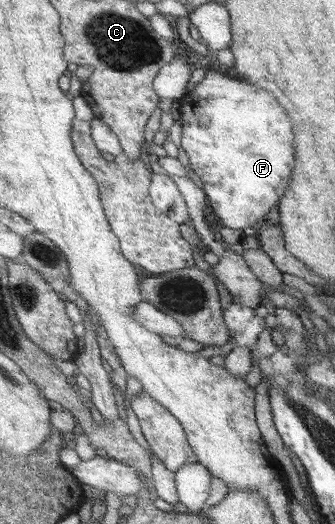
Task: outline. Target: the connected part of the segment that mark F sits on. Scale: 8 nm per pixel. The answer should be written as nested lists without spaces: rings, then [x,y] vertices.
[[[213,67],[205,73],[205,77],[198,82],[194,88],[192,88],[187,95],[180,100],[179,112],[182,126],[182,140],[181,146],[185,150],[187,156],[190,160],[190,166],[192,170],[199,176],[201,182],[204,186],[204,191],[208,197],[208,202],[213,208],[213,212],[217,218],[217,221],[221,223],[222,226],[227,226],[227,228],[233,228],[233,230],[241,230],[243,228],[254,227],[258,228],[267,218],[269,210],[273,206],[280,206],[281,197],[285,196],[288,192],[289,187],[292,184],[293,171],[297,168],[297,150],[295,150],[295,130],[293,126],[293,120],[289,120],[287,116],[288,112],[285,112],[285,108],[277,102],[277,98],[267,92],[267,90],[261,90],[253,84],[247,84],[247,82],[239,82],[239,80],[233,80],[231,78],[233,73],[220,70],[218,67]]]

